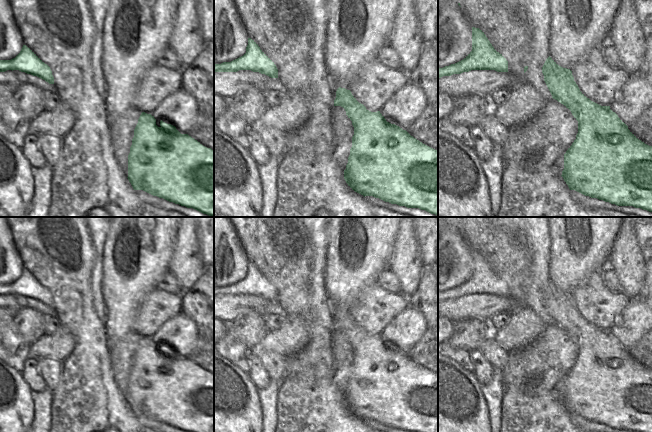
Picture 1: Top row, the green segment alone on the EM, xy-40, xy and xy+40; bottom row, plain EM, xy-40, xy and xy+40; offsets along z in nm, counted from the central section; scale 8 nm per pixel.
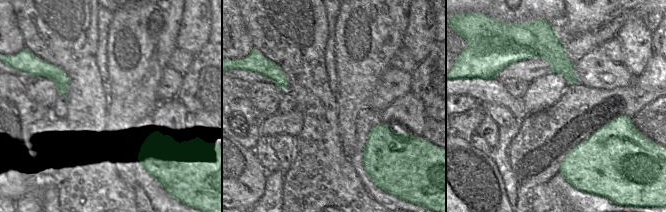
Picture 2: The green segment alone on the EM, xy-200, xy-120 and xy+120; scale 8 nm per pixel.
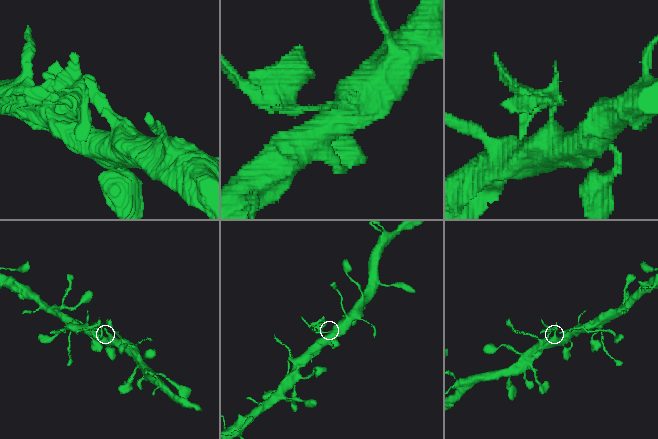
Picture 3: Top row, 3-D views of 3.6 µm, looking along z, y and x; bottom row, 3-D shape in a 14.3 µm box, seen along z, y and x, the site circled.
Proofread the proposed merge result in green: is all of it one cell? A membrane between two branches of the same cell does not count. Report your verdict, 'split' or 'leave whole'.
split

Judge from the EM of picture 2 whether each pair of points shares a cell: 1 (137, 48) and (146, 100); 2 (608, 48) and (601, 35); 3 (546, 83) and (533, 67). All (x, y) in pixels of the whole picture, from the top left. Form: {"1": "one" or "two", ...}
{"1": "one", "2": "two", "3": "two"}

